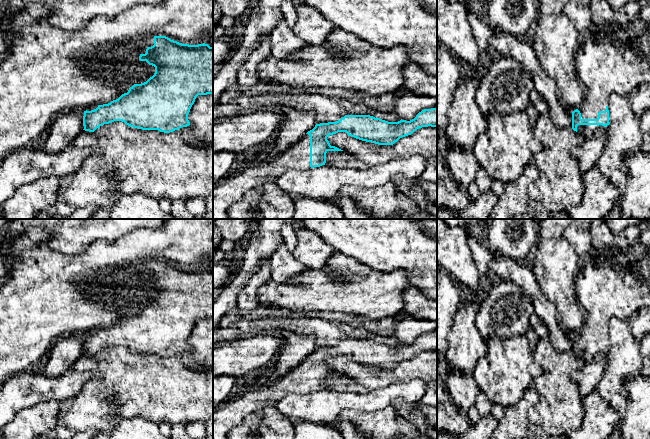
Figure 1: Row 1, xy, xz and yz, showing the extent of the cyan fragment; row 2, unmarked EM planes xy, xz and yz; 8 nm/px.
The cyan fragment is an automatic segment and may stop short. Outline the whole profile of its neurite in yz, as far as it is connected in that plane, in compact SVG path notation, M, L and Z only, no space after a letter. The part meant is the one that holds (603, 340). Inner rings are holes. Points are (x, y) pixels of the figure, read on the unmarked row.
M592 257L582 260L580 270L575 278L575 293L578 303L585 314L584 323L580 331L572 336L572 353L581 358L585 363L594 360L597 354L604 354L607 358L610 353L608 325L612 317L628 320L642 307L650 307L650 282L641 278L635 271L624 268L616 271L612 267L602 267L601 262L596 262Z

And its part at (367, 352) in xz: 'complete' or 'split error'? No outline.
split error

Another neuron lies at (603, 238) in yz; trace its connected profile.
M593 219L590 227L593 252L601 254L605 249L617 246L617 236L613 234L604 219Z

